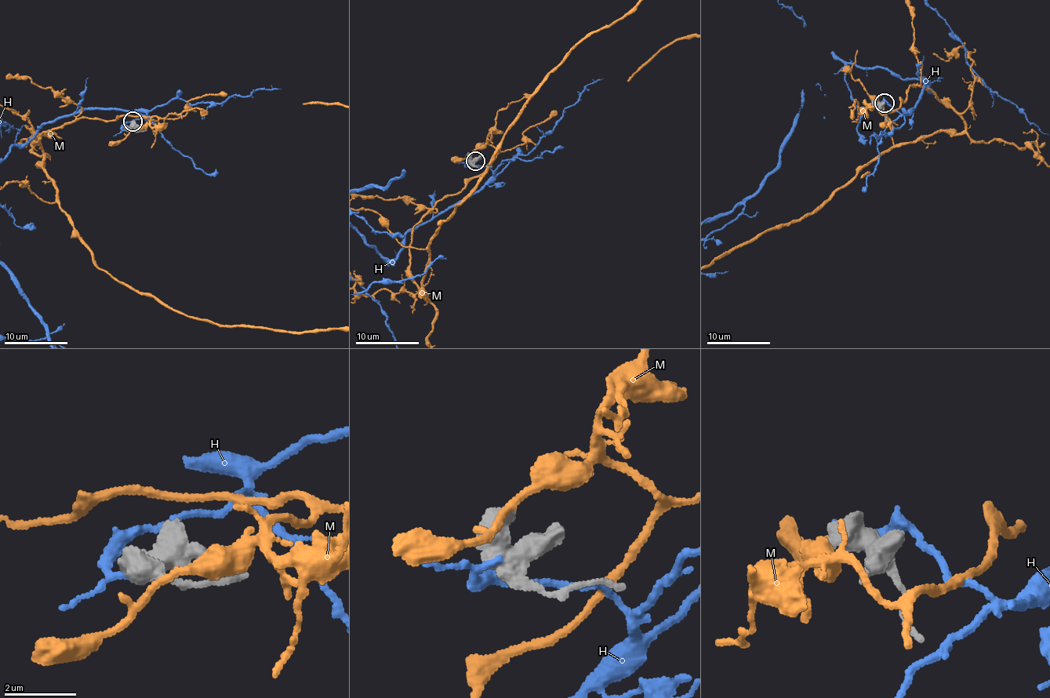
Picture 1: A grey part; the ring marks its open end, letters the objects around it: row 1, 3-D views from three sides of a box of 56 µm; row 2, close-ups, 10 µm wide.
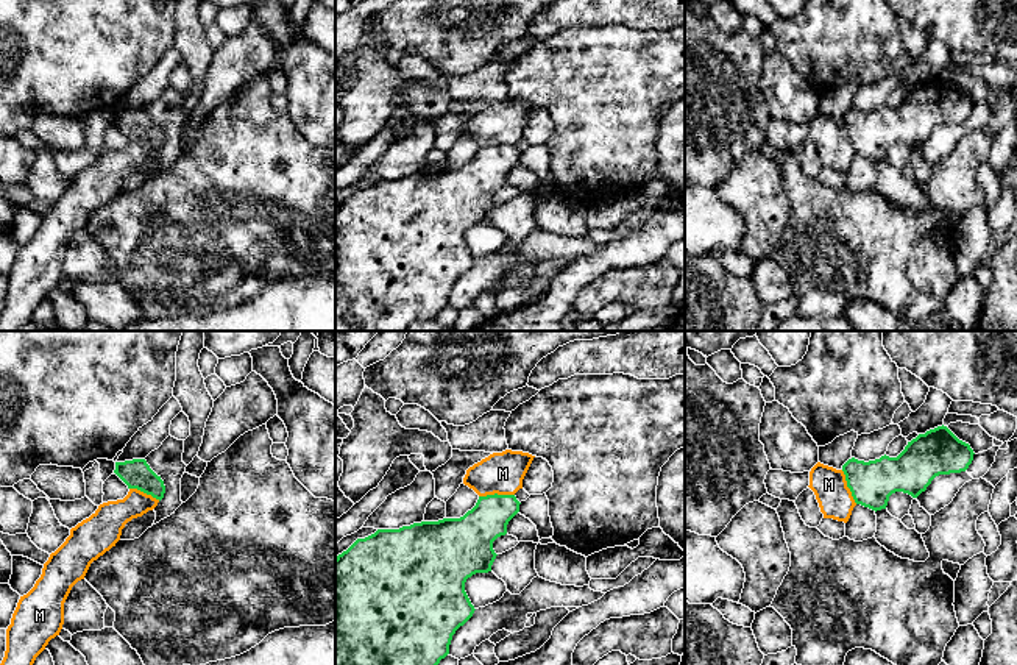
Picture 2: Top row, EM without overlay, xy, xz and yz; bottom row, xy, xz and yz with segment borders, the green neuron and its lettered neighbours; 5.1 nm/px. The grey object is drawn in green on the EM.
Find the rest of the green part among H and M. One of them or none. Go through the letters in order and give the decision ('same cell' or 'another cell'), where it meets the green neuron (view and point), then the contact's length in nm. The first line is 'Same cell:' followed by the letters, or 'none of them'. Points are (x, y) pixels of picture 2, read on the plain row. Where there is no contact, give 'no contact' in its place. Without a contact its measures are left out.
Same cell: none of them
H: another cell; no contact
M: another cell; contact xz (496, 144); length 180 nm

